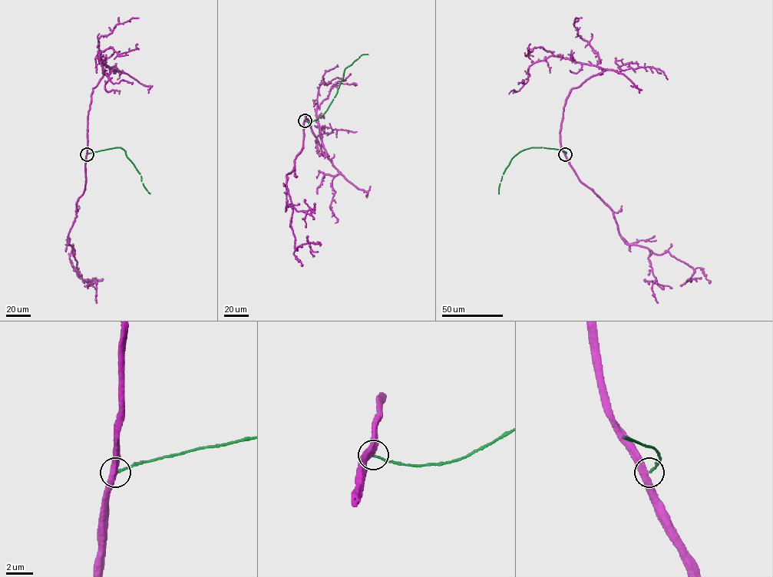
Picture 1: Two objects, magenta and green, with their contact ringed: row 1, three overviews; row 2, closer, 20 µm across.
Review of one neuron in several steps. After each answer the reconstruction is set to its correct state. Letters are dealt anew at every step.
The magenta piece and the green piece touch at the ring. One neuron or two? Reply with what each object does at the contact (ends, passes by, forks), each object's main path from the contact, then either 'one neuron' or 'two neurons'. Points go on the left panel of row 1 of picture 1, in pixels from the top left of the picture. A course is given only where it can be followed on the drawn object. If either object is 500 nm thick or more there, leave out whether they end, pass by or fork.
magenta passes by; green ends; course magenta (87, 153), (93, 88), (109, 73), (99, 55), (108, 77), (104, 89), (119, 93); course green (87, 153), (120, 147), (140, 173), (143, 186), (150, 193); two neurons

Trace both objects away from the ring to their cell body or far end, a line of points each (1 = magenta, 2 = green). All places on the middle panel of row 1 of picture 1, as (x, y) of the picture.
1: (305, 120), (305, 115), (327, 157), (316, 116), (317, 94), (320, 85), (326, 83), (325, 71), (337, 64)
2: (305, 120), (313, 121), (321, 117), (335, 95), (345, 70), (361, 54), (368, 54)

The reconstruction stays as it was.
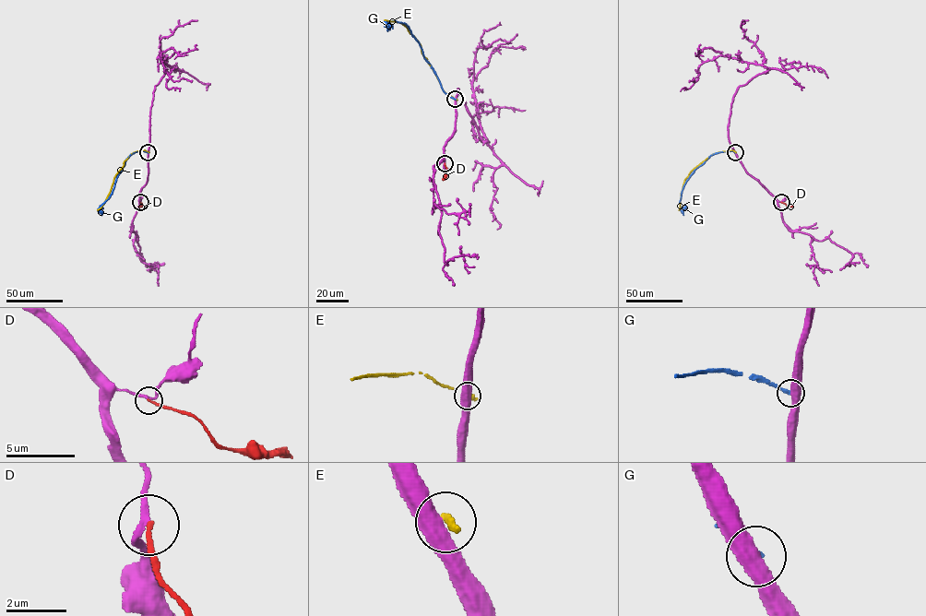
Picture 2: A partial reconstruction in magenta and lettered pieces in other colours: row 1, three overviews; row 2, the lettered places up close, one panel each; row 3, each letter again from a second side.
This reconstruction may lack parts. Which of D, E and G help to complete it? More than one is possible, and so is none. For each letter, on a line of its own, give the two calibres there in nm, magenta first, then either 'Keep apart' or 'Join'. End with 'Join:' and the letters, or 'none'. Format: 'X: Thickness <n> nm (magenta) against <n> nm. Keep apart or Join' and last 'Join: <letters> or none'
D: Thickness 180 nm (magenta) against 170 nm. Join
E: Thickness 550 nm (magenta) against 340 nm. Keep apart
G: Thickness 500 nm (magenta) against 180 nm. Keep apart
Join: D

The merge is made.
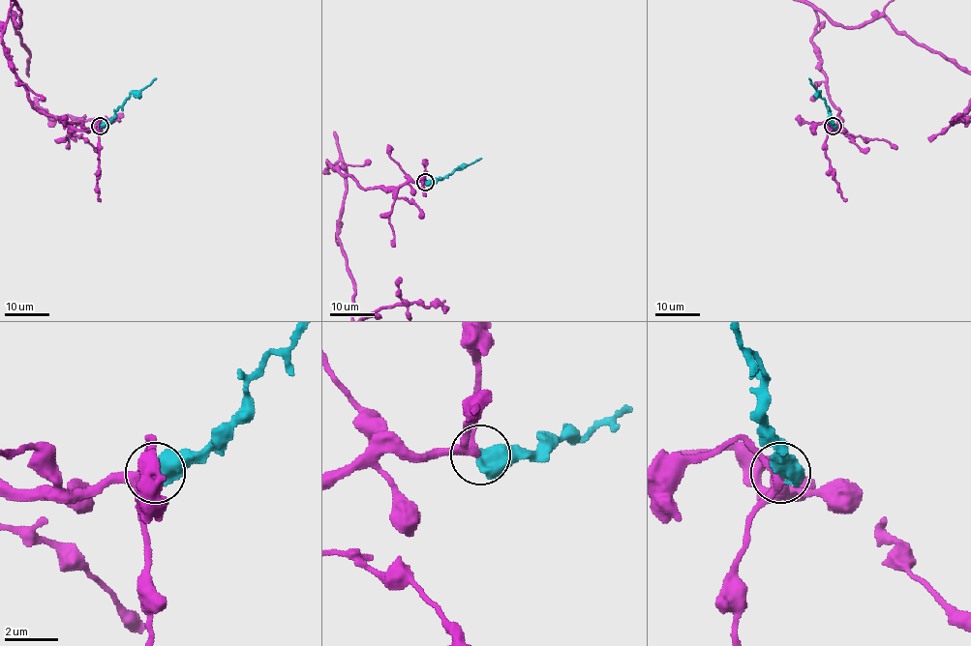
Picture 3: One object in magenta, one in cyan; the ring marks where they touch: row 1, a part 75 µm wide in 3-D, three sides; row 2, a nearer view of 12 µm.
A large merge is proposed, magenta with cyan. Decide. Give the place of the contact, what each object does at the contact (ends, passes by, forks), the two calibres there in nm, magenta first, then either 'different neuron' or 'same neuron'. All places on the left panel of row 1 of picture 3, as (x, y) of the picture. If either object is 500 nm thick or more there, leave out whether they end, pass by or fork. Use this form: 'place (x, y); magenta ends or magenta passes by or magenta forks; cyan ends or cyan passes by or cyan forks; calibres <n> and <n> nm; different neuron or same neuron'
place (100, 126); calibres 280 and 700 nm; same neuron

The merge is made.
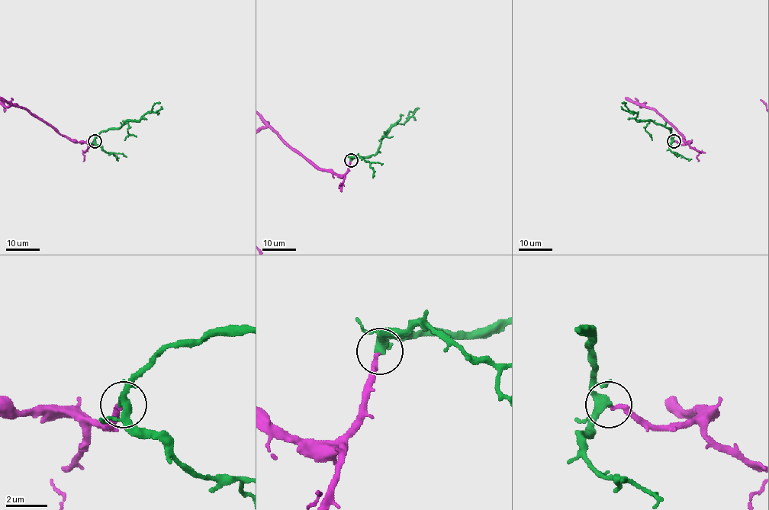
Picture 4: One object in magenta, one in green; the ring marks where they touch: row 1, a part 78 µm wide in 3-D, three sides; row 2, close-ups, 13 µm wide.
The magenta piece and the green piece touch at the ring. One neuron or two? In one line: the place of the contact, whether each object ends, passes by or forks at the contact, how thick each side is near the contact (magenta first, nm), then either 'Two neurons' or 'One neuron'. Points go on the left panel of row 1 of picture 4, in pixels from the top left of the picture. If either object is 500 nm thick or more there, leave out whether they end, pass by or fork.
Place: (94, 141). At the ring magenta ends. At the ring green passes by. Thickness 220 nm (magenta) against 360 nm. One neuron

